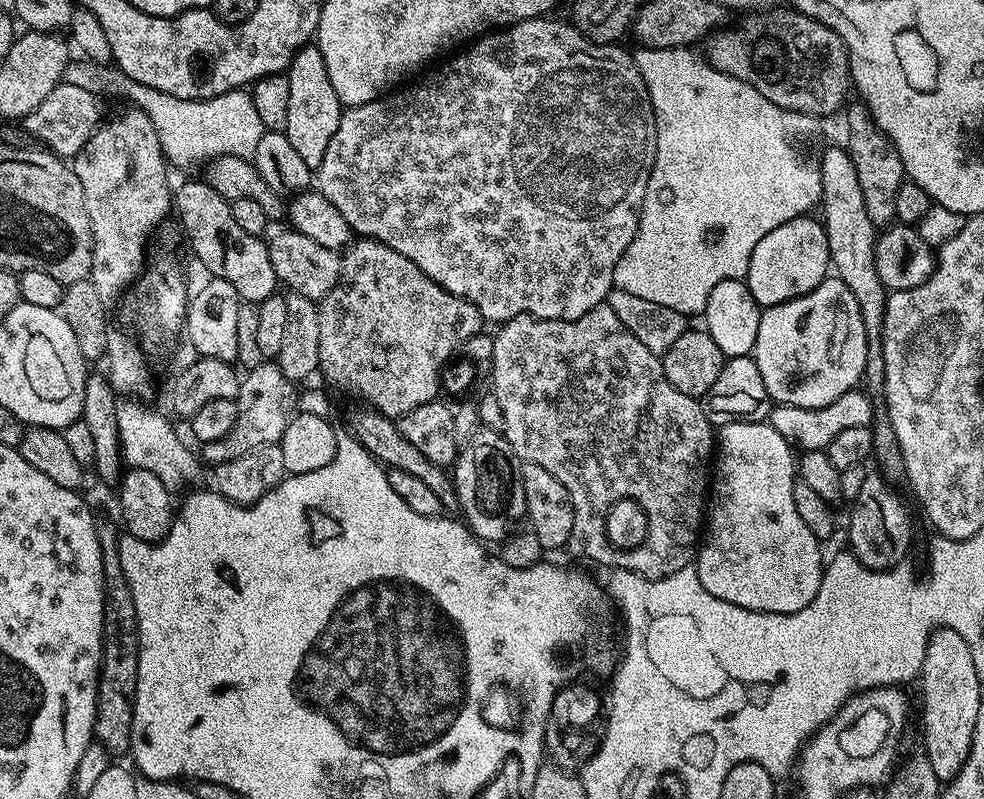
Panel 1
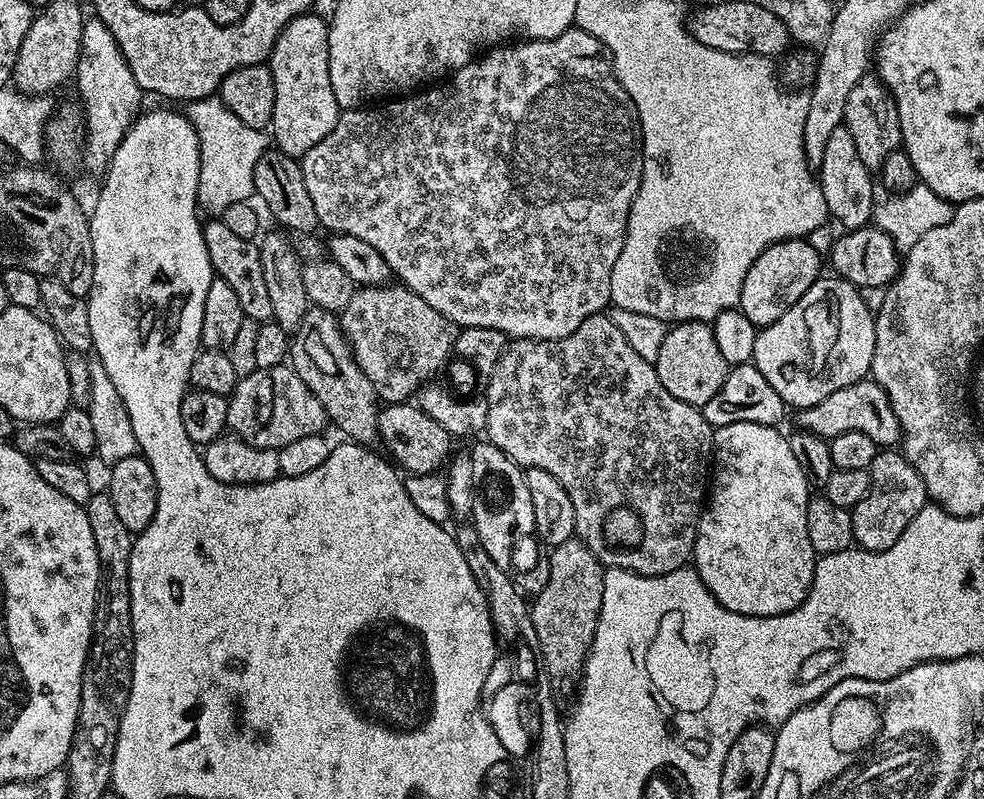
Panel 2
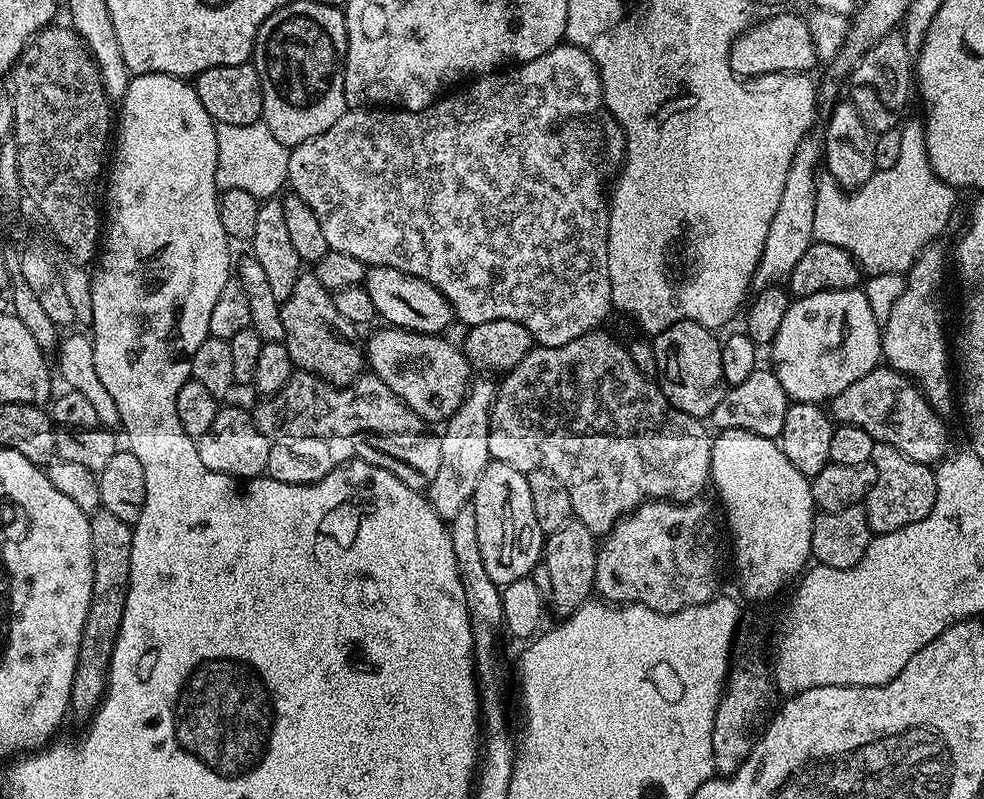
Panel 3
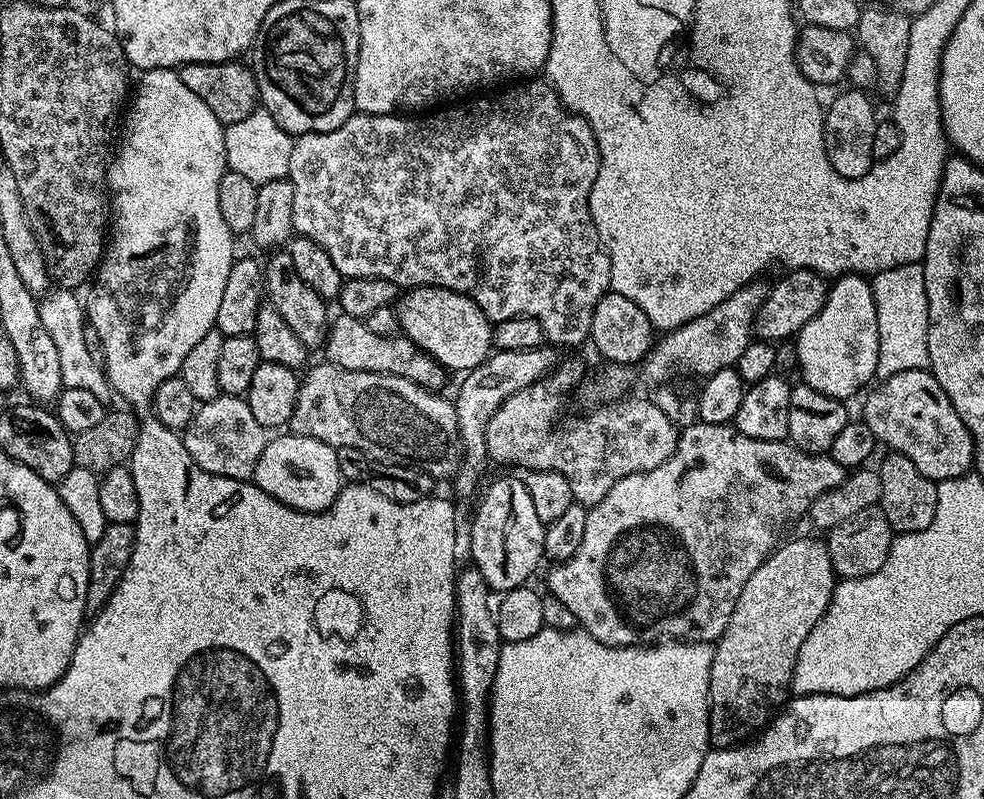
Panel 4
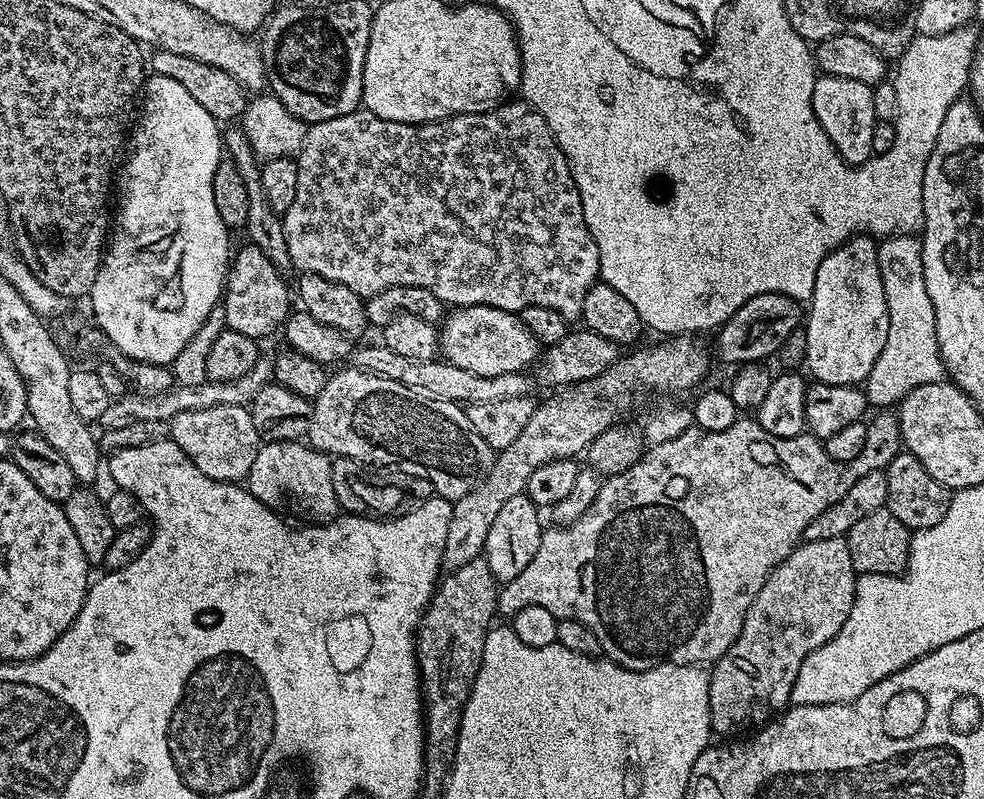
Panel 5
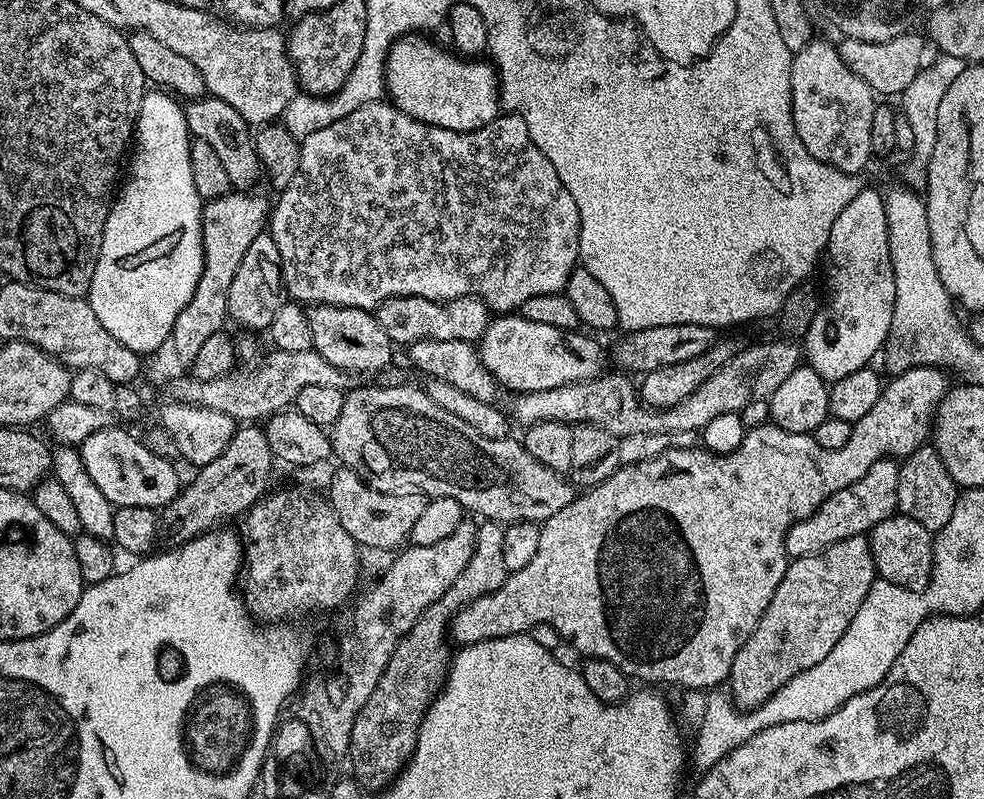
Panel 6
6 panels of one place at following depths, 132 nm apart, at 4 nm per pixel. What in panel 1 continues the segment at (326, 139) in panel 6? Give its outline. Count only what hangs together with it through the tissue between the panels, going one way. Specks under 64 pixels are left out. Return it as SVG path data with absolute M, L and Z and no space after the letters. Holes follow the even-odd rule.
M552 18L523 20L503 30L493 30L471 41L463 50L449 55L439 65L441 68L437 72L430 73L421 84L416 84L413 88L401 87L381 99L371 100L357 108L348 108L341 111L338 130L334 130L334 138L330 138L330 146L326 146L326 158L322 158L320 165L314 169L315 187L324 195L326 202L330 202L330 206L336 207L338 214L342 214L342 218L346 218L349 228L357 237L377 240L386 246L390 246L390 250L398 250L398 254L410 258L410 262L414 262L414 266L418 266L418 270L422 270L422 274L426 274L438 286L442 286L450 294L473 304L485 321L503 322L522 315L537 316L539 320L577 320L582 318L582 314L586 314L600 304L605 303L608 293L614 288L612 279L614 278L616 263L620 261L626 246L630 246L630 242L636 233L636 227L640 221L640 207L644 205L646 186L650 182L650 170L654 166L654 158L656 157L656 119L650 102L650 94L646 90L646 82L636 68L635 59L629 53L627 56L616 44L594 43L571 23L568 23L568 25L563 24L560 20L548 19Z

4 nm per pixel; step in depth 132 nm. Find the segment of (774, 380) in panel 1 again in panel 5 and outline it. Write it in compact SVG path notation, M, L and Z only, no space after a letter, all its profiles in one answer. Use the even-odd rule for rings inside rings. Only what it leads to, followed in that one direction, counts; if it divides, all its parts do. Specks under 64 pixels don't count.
M871 235L853 236L845 244L837 246L826 258L822 258L822 266L818 266L818 274L814 278L812 299L806 308L806 323L803 325L806 330L806 368L812 371L811 379L813 381L822 384L863 385L864 380L870 374L870 369L874 367L874 362L878 362L878 354L882 354L882 346L886 346L886 330L890 326L890 318L888 317L888 307L886 306L886 290L882 290L882 270L878 270L877 247L877 241Z

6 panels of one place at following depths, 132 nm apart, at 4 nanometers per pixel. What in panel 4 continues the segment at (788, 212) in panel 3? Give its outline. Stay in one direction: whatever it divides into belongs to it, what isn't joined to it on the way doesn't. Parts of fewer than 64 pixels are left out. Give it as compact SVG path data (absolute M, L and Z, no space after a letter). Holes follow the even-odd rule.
M764 278L750 281L746 286L734 290L730 298L718 302L714 310L706 310L706 314L686 322L681 328L663 333L638 364L641 378L648 386L667 385L671 381L672 371L690 372L699 378L707 378L718 370L735 366L742 352L754 340L756 315L768 297L770 284L766 281Z

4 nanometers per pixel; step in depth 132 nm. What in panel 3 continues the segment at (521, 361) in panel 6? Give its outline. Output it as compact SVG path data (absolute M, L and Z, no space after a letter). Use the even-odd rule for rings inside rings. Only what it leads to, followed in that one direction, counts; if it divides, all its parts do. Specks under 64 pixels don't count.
M374 264L365 271L362 286L370 294L370 302L374 302L377 317L385 325L407 328L410 332L444 334L447 333L448 323L453 323L454 313L448 299L434 286L430 286L430 282L414 274L394 270L394 266Z

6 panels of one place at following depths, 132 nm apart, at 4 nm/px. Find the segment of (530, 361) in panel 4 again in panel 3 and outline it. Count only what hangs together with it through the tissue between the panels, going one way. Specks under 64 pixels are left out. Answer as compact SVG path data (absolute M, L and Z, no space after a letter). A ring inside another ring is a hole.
M488 378L476 379L471 381L462 406L458 406L458 410L449 420L443 421L442 429L444 428L444 432L442 431L440 436L442 463L438 466L438 474L434 478L434 482L430 482L430 486L426 489L430 506L445 522L451 522L459 511L471 505L474 490L478 490L478 478L482 478L482 470L486 470L488 461L492 459L490 454L490 414L492 413L492 404L496 400L497 385L491 384L488 381L491 379Z

